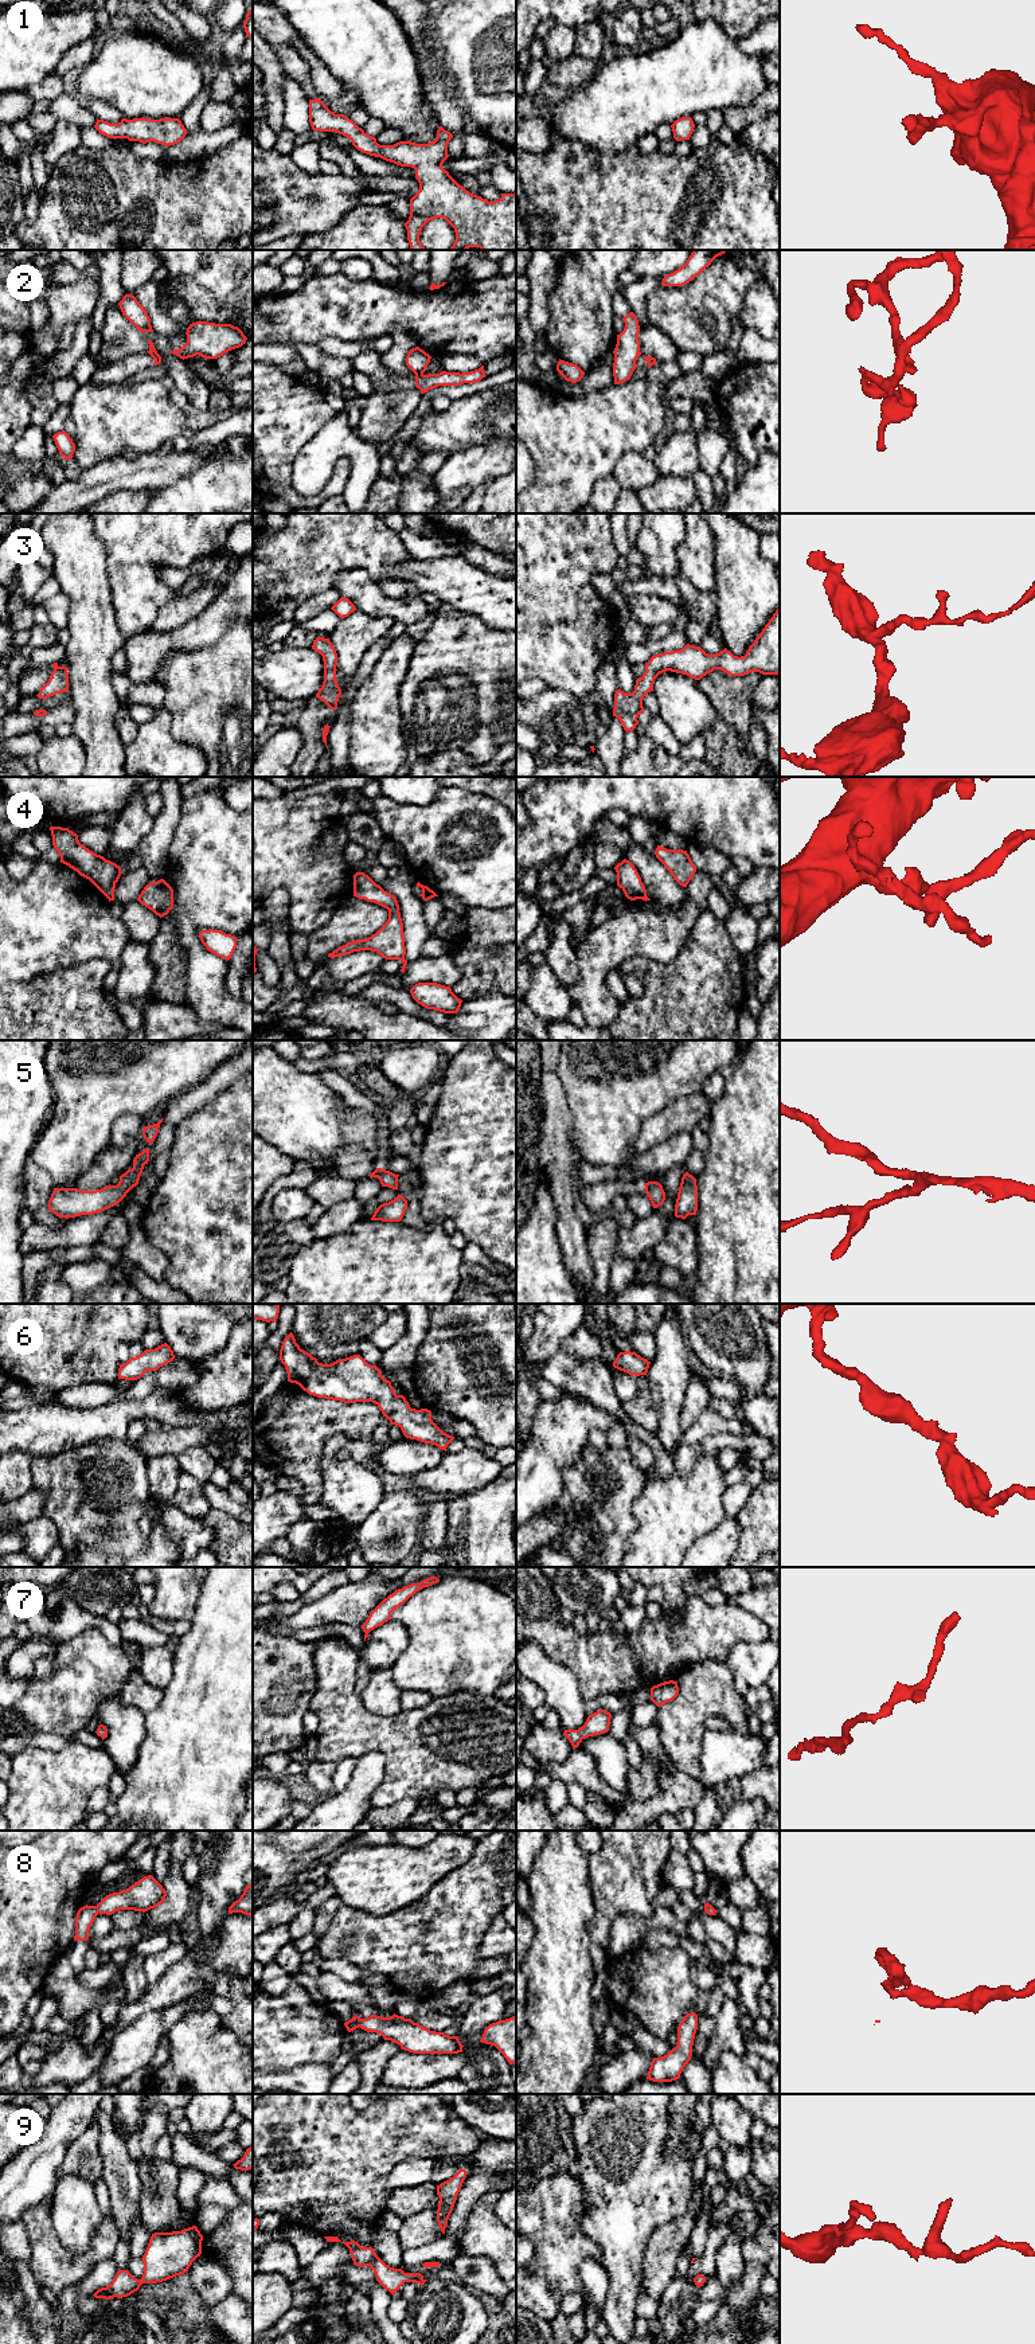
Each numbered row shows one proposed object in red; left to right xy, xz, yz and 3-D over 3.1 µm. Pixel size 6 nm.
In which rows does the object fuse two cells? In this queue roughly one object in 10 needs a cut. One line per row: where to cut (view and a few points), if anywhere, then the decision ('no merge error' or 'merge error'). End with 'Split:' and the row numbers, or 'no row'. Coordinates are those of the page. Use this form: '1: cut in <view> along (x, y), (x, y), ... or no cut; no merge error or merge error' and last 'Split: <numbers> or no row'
1: no cut; no merge error
2: cut in xz along (416, 372), (422, 374); merge error
3: no cut; no merge error
4: no cut; no merge error
5: no cut; no merge error
6: no cut; no merge error
7: no cut; no merge error
8: no cut; no merge error
9: no cut; no merge error
Split: 2

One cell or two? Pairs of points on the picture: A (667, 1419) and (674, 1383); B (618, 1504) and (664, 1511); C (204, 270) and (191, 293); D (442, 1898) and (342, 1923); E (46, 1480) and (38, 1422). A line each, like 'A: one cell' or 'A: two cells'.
A: one cell
B: two cells
C: two cells
D: one cell
E: two cells

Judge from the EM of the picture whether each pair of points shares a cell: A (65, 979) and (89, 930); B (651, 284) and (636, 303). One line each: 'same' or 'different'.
A: different
B: same

